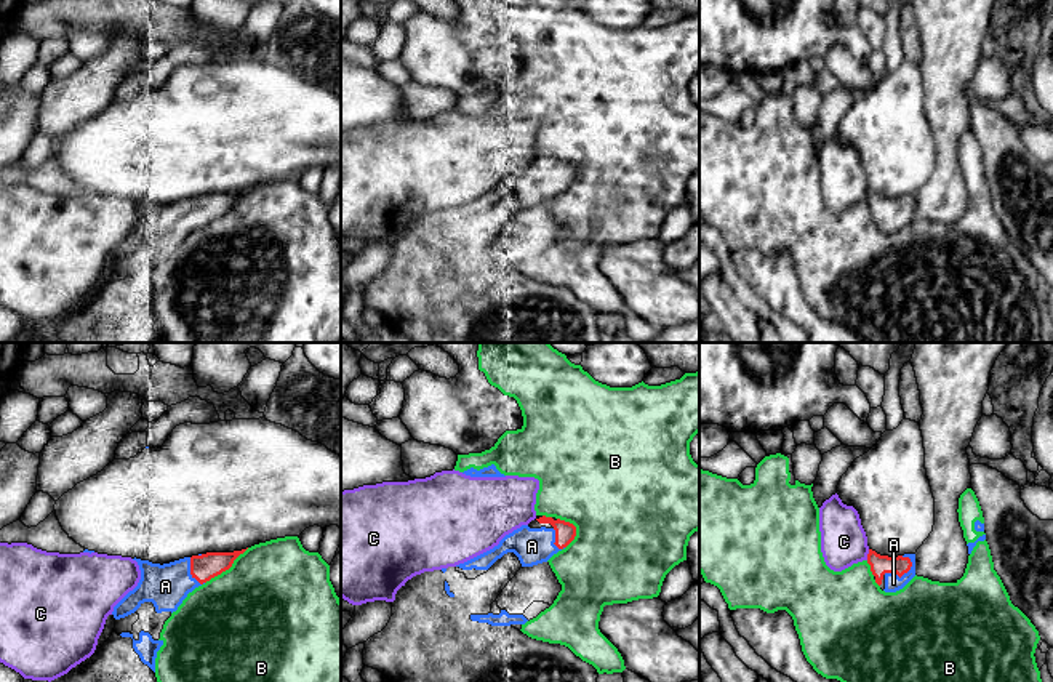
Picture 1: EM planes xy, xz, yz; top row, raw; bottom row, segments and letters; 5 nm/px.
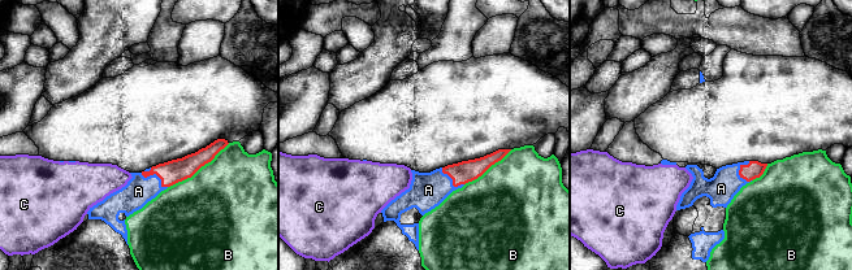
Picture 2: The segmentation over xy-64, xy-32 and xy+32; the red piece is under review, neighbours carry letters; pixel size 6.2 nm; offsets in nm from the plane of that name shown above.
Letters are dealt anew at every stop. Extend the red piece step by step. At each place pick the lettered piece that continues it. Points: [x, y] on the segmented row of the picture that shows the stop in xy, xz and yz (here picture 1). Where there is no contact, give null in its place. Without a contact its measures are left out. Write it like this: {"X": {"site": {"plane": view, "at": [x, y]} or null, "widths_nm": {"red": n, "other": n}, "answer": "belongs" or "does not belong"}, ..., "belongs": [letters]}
{"A": {"site": {"plane": "yz", "at": [900, 577]}, "widths_nm": {"red": 100, "other": 90}, "answer": "belongs"}, "B": {"site": {"plane": "xy", "at": [228, 569]}, "widths_nm": {"red": 130, "other": 500}, "answer": "does not belong"}, "C": {"site": {"plane": "yz", "at": [868, 554]}, "widths_nm": {"red": 100, "other": 240}, "answer": "does not belong"}, "belongs": ["A"]}

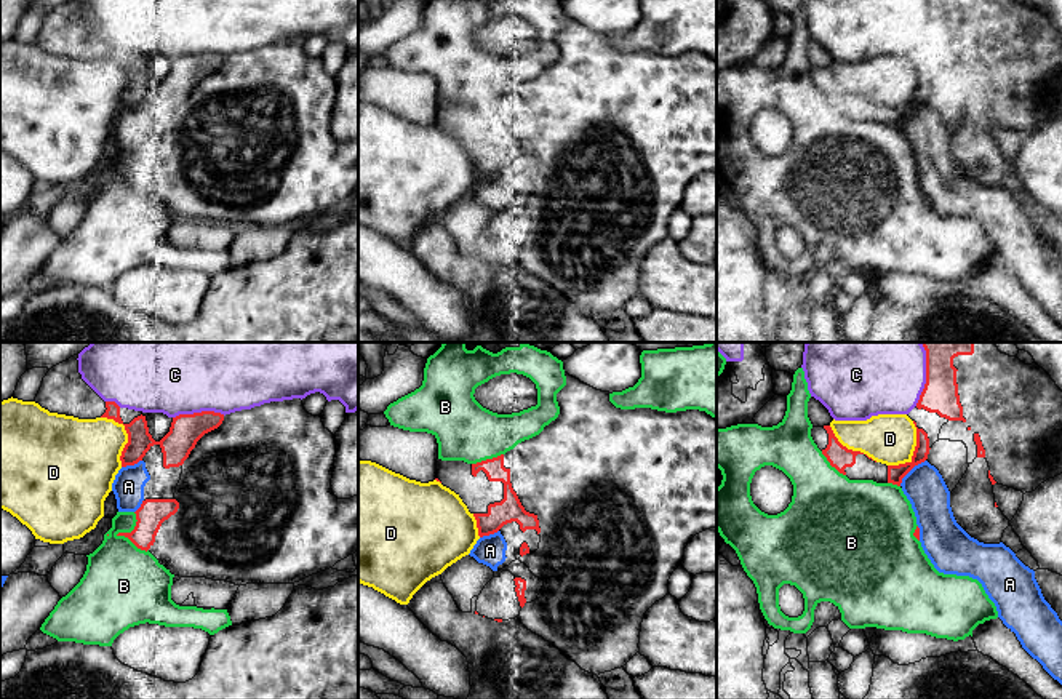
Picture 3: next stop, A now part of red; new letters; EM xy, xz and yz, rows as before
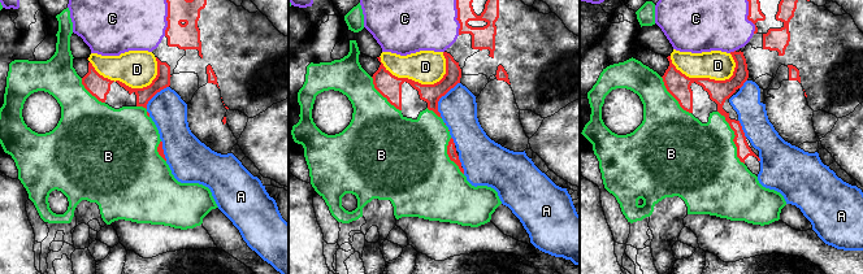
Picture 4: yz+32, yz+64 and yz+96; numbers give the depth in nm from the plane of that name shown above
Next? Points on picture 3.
{"A": {"site": {"plane": "yz", "at": [910, 469]}, "widths_nm": {"red": 80, "other": 200}, "answer": "belongs"}, "B": {"site": {"plane": "xy", "at": [125, 533]}, "widths_nm": {"red": 140, "other": 380}, "answer": "does not belong"}, "C": {"site": {"plane": "yz", "at": [926, 375]}, "widths_nm": {"red": 190, "other": 480}, "answer": "does not belong"}, "D": {"site": {"plane": "xy", "at": [128, 435]}, "widths_nm": {"red": 160, "other": 360}, "answer": "does not belong"}, "belongs": ["A"]}

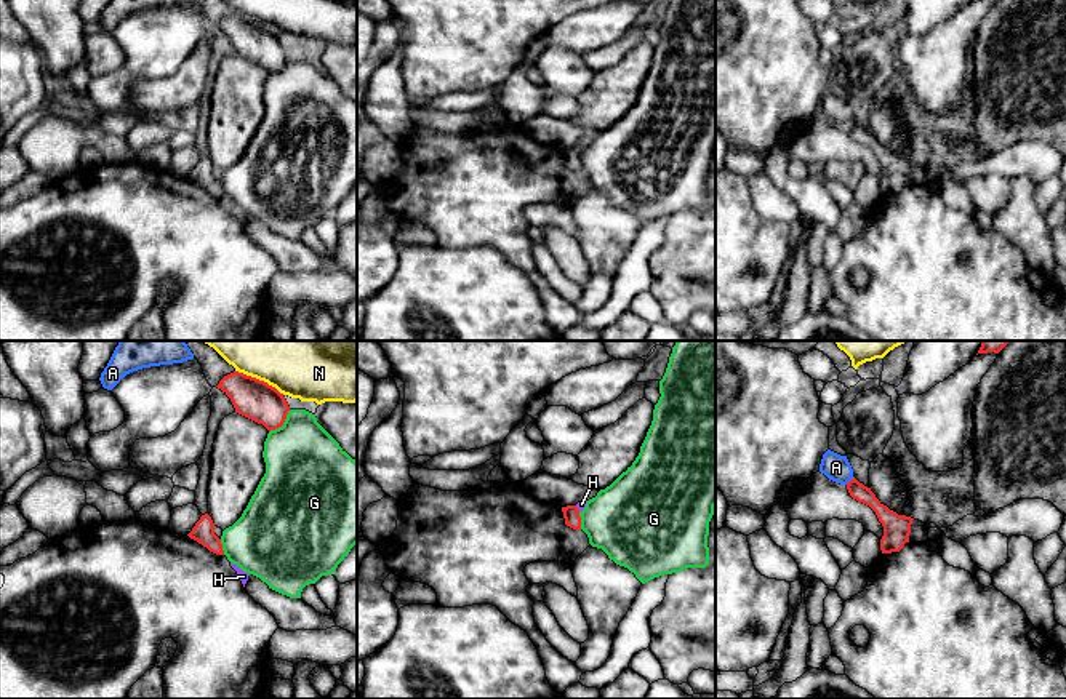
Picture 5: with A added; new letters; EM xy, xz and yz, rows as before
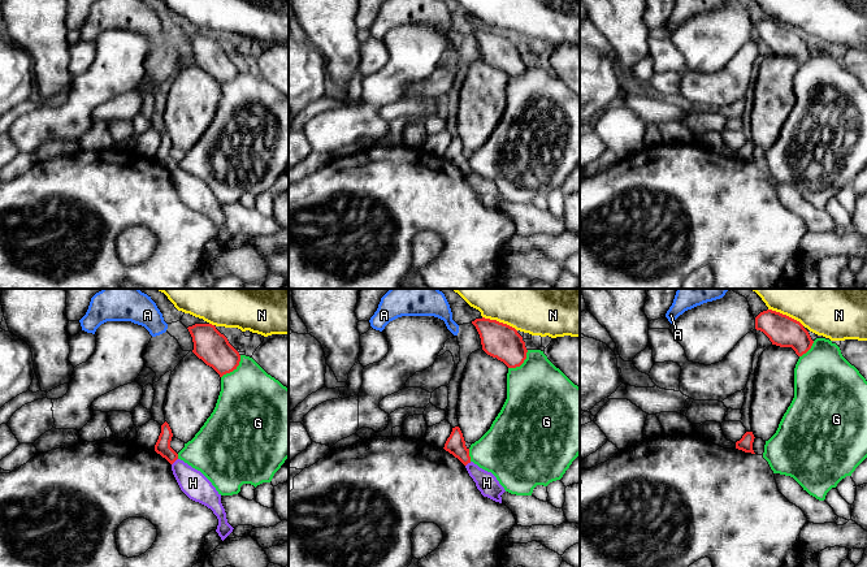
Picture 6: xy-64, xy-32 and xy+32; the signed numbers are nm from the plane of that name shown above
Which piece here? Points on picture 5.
{"A": {"site": {"plane": "yz", "at": [850, 480]}, "widths_nm": {"red": 90, "other": 140}, "answer": "does not belong"}, "G": {"site": {"plane": "xy", "at": [282, 424]}, "widths_nm": {"red": 200, "other": 400}, "answer": "does not belong"}, "H": {"site": {"plane": "xz", "at": [577, 509]}, "widths_nm": {"red": 80, "other": 40}, "answer": "does not belong"}, "N": {"site": {"plane": "xy", "at": [258, 379]}, "widths_nm": {"red": 200, "other": 480}, "answer": "does not belong"}, "belongs": []}

